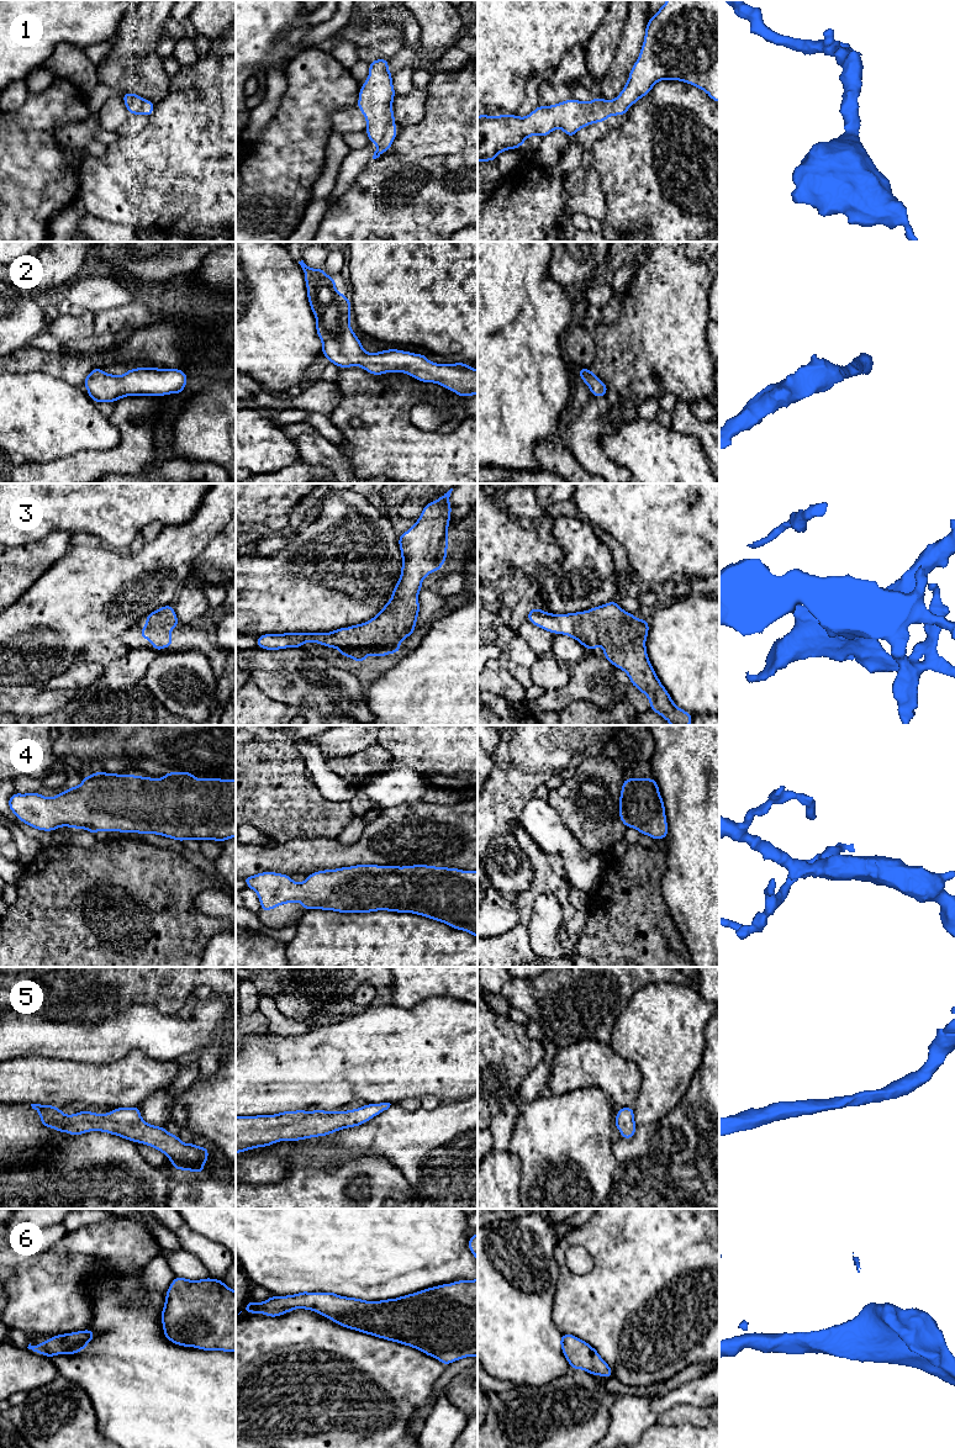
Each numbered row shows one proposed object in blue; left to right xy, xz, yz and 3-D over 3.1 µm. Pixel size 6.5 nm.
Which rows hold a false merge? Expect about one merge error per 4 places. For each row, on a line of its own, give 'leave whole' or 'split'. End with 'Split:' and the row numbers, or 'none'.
1: leave whole
2: leave whole
3: leave whole
4: leave whole
5: leave whole
6: split
Split: 6

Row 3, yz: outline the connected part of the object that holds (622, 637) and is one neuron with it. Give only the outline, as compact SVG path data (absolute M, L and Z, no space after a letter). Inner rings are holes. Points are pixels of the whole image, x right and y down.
M614 601L585 612L553 614L532 607L527 620L553 634L577 640L589 650L600 644L605 659L623 670L632 686L644 693L650 710L671 725L690 725L692 714L679 708L658 678L647 654L648 619L638 619Z

